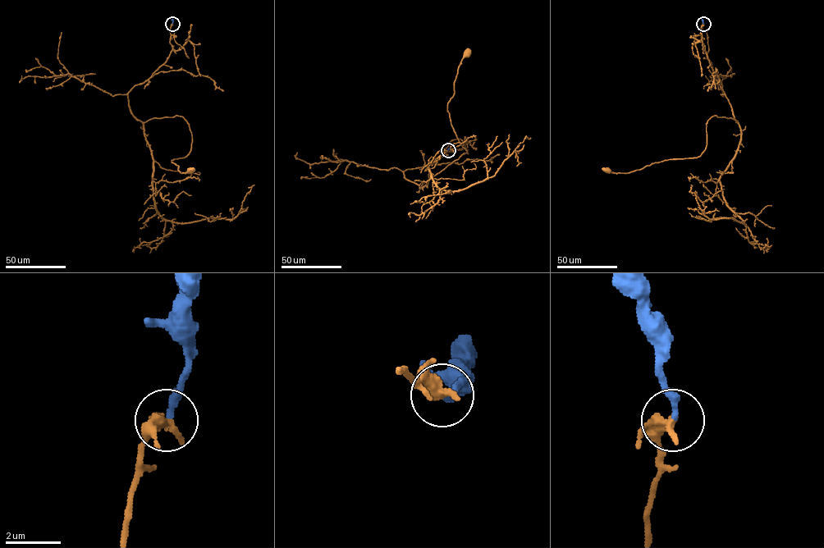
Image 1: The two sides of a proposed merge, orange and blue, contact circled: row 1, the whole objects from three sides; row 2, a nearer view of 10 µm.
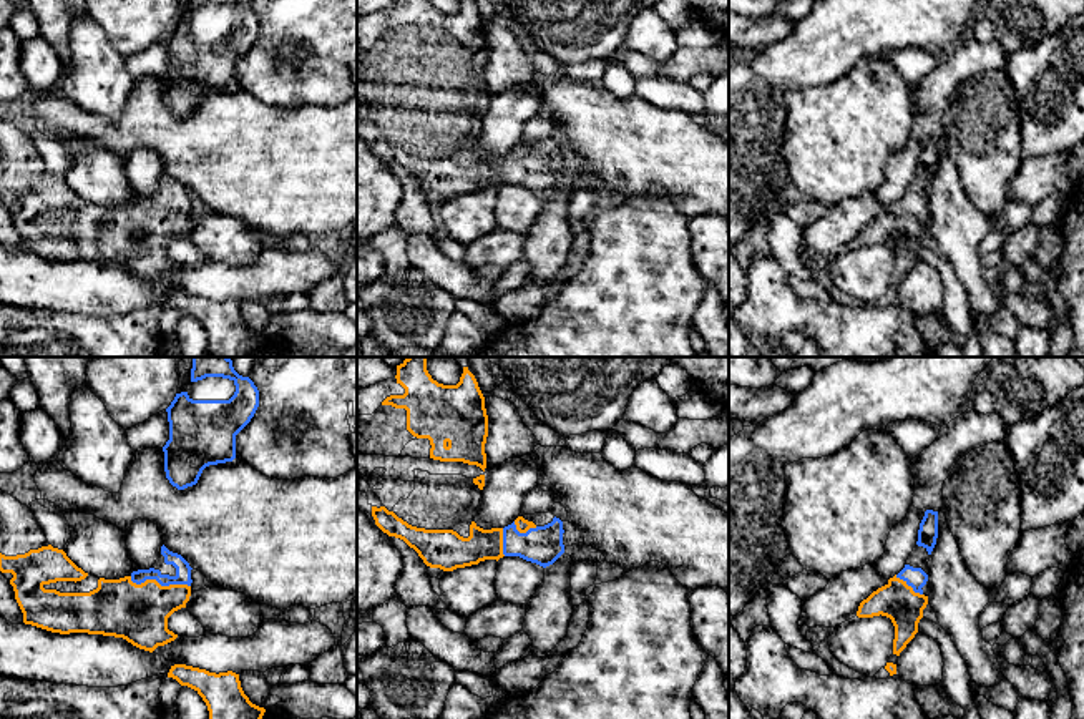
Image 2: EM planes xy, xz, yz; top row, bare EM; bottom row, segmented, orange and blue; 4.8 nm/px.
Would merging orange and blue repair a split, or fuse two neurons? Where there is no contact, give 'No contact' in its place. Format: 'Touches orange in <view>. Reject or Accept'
Touches orange in xy. Accept

